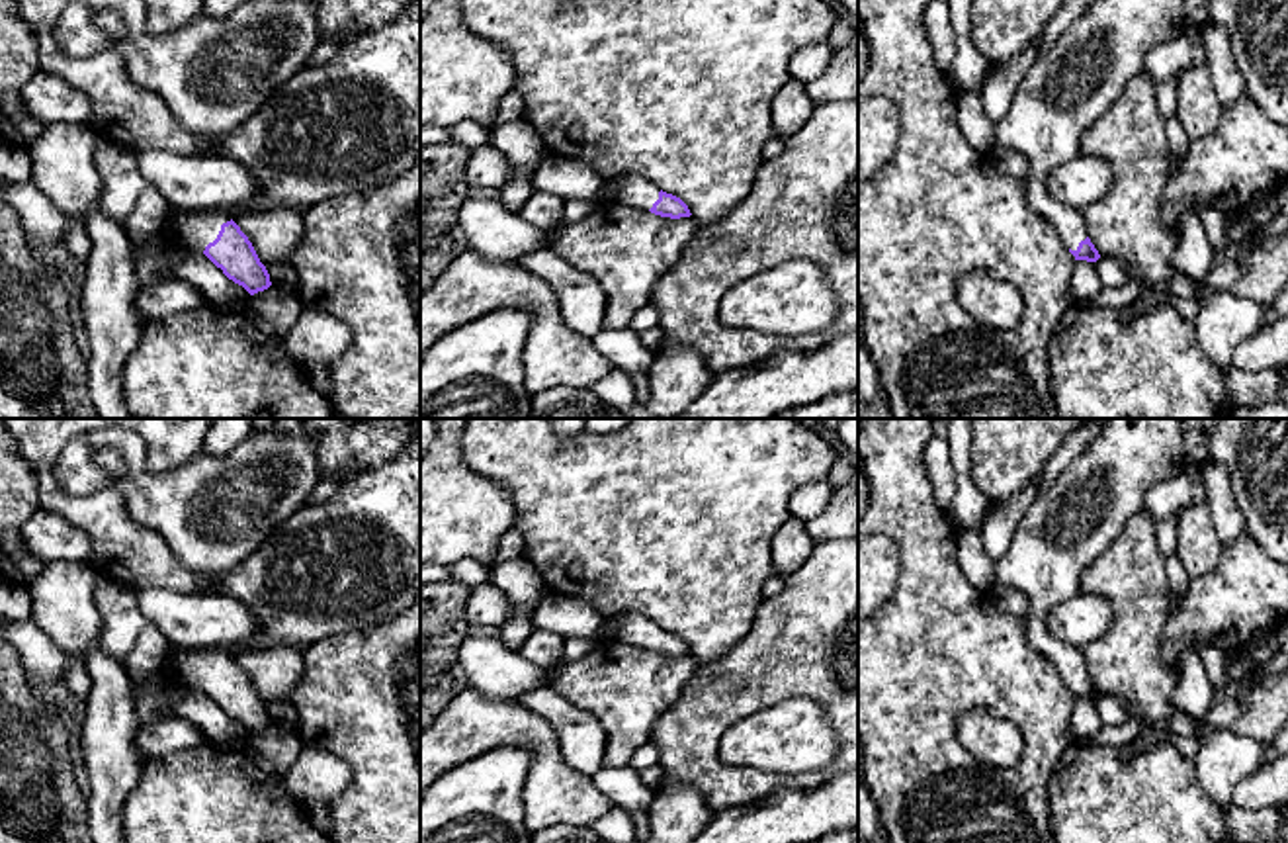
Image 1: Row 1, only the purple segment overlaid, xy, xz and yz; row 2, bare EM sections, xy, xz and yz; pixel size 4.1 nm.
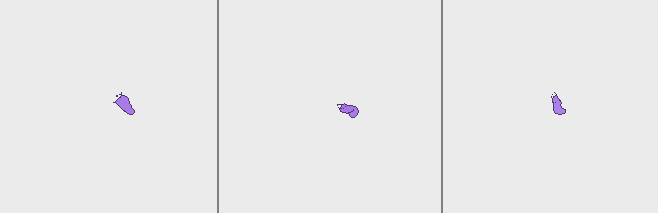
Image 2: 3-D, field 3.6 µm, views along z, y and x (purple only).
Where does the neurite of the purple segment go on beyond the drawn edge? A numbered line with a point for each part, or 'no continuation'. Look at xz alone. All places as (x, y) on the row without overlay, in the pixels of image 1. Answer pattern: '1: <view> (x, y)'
1: xz (640, 632)

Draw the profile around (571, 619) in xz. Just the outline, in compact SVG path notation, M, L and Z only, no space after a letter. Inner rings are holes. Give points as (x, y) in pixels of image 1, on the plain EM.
M547 595L532 616L536 630L557 634L563 640L592 642L602 642L602 620L586 600L559 595Z

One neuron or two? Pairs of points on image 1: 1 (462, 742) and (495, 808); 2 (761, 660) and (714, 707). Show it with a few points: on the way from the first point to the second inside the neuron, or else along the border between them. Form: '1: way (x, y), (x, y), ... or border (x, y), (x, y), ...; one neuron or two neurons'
1: border (515, 744), (487, 748), (440, 775); two neurons
2: way (749, 671), (726, 695); one neuron

